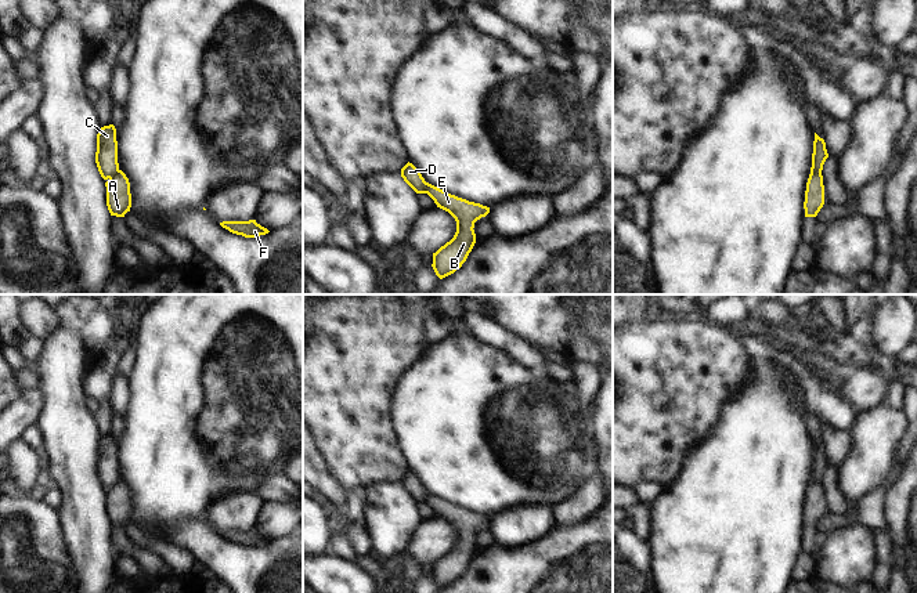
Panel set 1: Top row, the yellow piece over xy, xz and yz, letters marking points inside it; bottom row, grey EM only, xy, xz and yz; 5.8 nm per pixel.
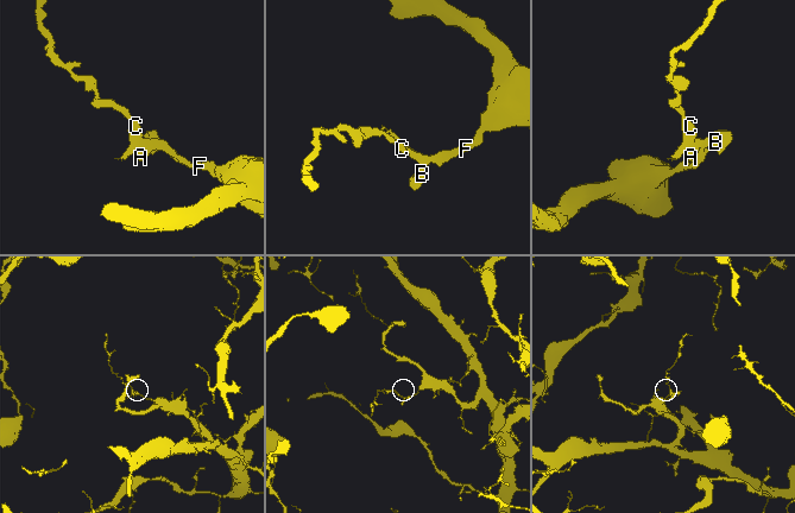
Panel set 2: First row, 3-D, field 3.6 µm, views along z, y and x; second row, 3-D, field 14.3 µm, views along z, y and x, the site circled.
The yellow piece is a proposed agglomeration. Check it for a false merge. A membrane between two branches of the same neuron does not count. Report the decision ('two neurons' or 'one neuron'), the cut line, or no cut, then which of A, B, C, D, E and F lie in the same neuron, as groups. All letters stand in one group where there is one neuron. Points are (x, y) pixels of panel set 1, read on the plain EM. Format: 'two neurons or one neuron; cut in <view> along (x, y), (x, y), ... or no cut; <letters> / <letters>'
two neurons; cut in xy along (118, 478), (109, 488); A B E F / C D

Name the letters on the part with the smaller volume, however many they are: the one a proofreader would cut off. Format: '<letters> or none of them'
C, D

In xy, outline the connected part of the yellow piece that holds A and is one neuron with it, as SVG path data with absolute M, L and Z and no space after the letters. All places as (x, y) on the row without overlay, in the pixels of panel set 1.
M118 480L106 492L106 516L111 525L124 527L131 517L130 492L122 480Z

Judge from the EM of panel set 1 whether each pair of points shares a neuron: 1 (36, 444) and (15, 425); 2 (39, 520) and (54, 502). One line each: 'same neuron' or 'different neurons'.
1: different neurons
2: different neurons

